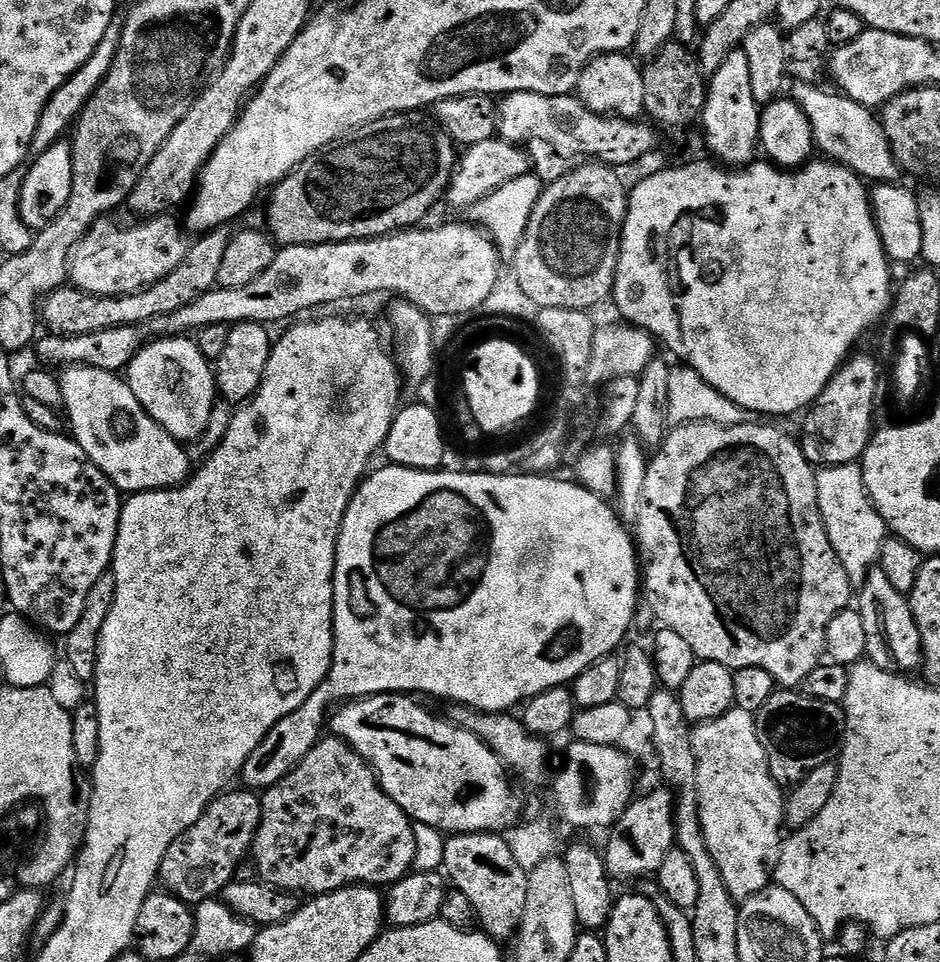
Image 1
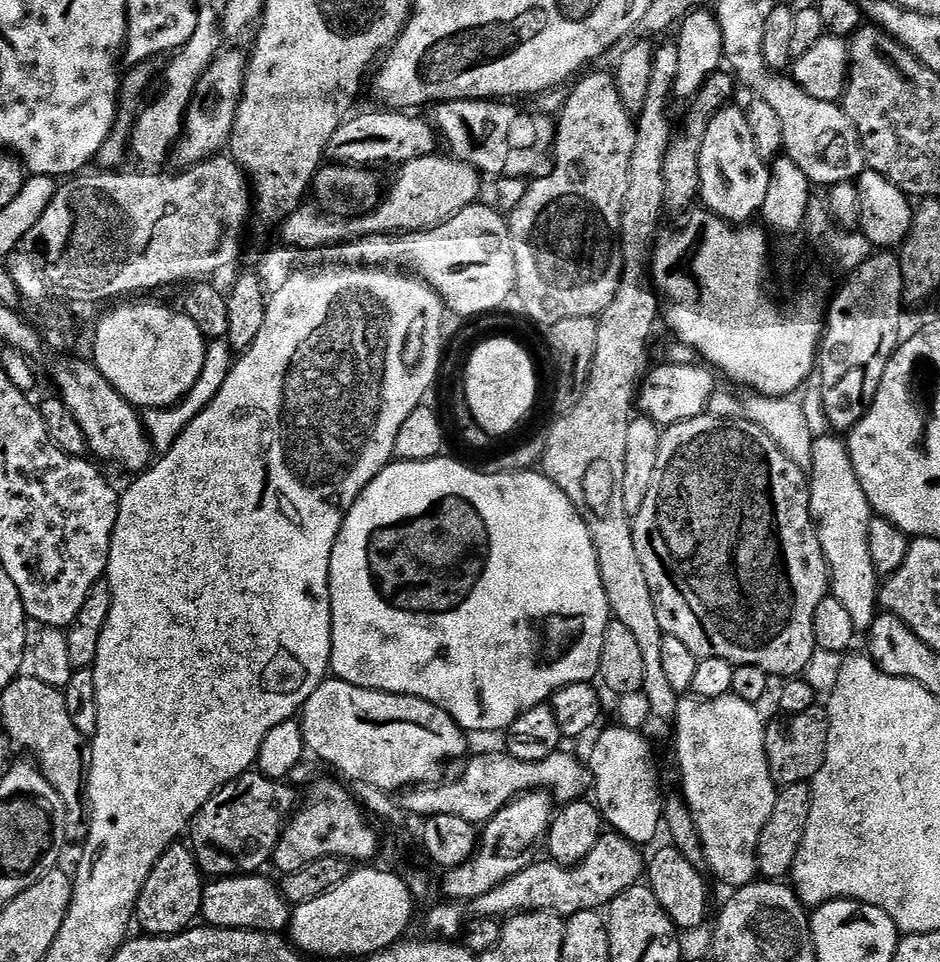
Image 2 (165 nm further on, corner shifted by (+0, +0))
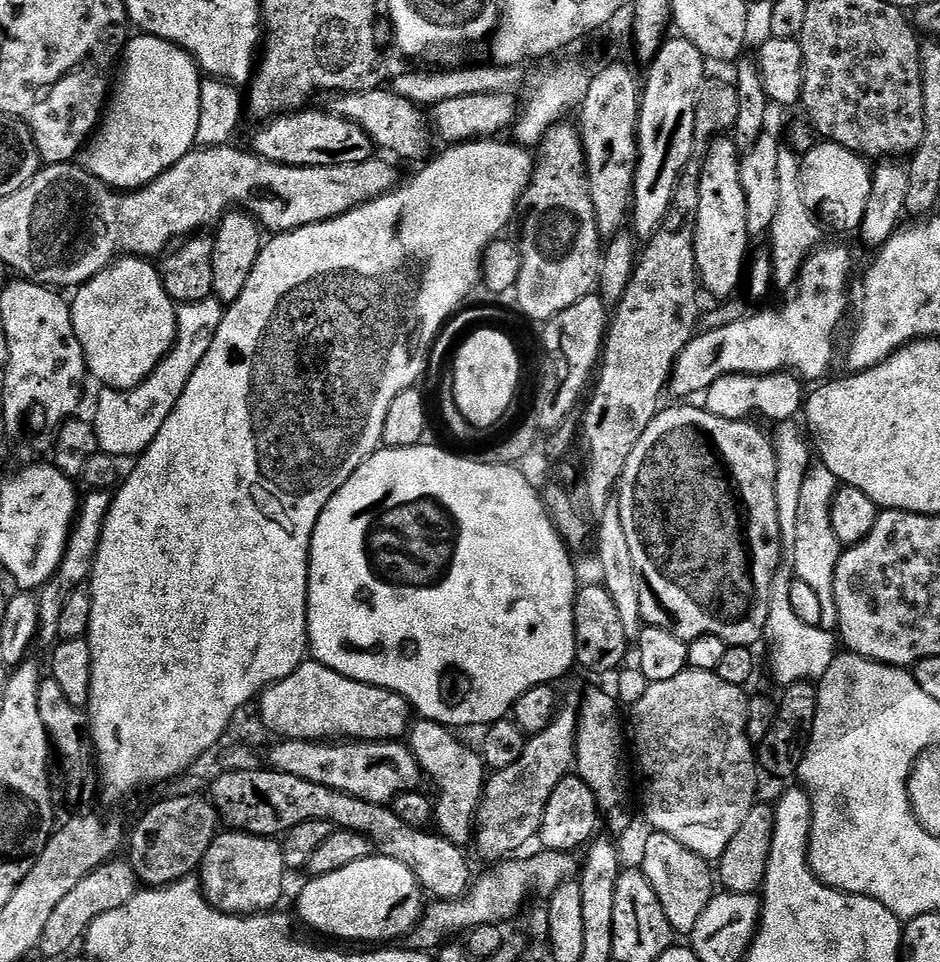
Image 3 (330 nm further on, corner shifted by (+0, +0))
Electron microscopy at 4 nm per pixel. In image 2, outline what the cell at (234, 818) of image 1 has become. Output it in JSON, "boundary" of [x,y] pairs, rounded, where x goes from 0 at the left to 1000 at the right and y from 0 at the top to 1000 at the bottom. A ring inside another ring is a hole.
{"boundary":[[[276,800],[259,802],[253,809],[249,809],[239,819],[234,819],[211,842],[209,851],[202,861],[202,880],[209,890],[209,895],[214,907],[221,913],[235,911],[266,911],[278,905],[281,897],[288,895],[294,888],[294,880],[298,874],[298,868],[302,865],[302,859],[309,849],[316,843],[316,820],[310,814],[288,811]]]}

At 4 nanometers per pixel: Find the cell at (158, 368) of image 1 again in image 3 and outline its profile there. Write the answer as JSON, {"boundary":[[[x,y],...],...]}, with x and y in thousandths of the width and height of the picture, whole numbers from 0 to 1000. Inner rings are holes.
{"boundary":[[[129,267],[86,296],[78,308],[74,319],[80,347],[87,356],[95,388],[103,391],[107,400],[144,403],[183,365],[189,344],[189,320],[172,297],[169,280],[159,269]]]}

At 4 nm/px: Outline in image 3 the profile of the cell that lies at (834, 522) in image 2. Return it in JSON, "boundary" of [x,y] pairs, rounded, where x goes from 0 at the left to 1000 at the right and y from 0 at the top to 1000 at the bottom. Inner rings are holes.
{"boundary":[[[873,482],[867,483],[855,499],[852,520],[853,535],[846,546],[846,549],[848,548],[845,563],[846,598],[848,602],[857,605],[867,614],[879,640],[886,639],[889,635],[888,597],[898,575],[898,568],[885,547],[885,525],[893,508],[893,499],[883,492],[882,486]]]}

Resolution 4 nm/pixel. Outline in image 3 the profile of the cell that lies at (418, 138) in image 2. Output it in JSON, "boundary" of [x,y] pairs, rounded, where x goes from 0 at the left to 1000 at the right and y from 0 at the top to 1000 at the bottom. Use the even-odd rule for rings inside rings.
{"boundary":[[[320,114],[293,122],[272,137],[266,150],[267,157],[280,166],[300,173],[333,175],[334,173],[372,173],[397,165],[398,149],[389,135],[369,123],[352,115]]]}

